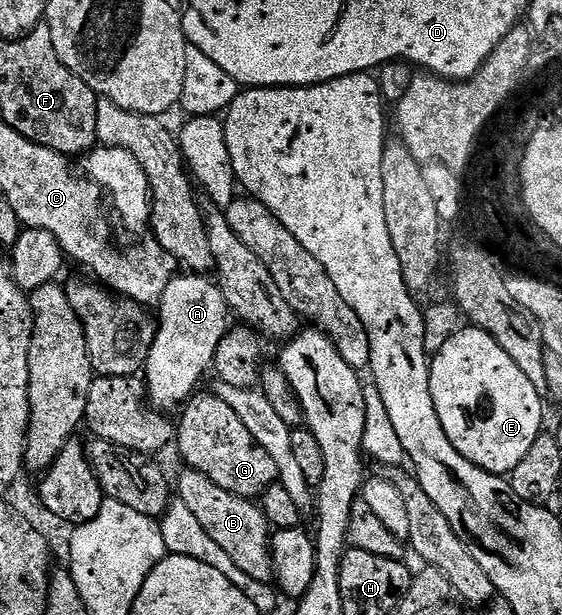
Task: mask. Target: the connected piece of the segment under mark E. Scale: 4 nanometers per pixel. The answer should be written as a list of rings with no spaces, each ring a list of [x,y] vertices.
[[[474,325],[450,335],[430,360],[429,389],[453,449],[494,475],[510,476],[544,430],[543,398],[489,333]]]

